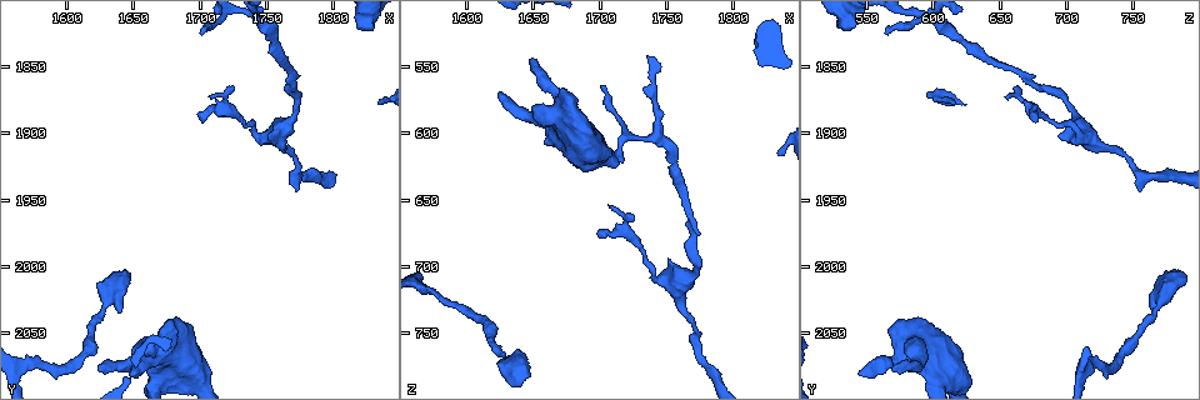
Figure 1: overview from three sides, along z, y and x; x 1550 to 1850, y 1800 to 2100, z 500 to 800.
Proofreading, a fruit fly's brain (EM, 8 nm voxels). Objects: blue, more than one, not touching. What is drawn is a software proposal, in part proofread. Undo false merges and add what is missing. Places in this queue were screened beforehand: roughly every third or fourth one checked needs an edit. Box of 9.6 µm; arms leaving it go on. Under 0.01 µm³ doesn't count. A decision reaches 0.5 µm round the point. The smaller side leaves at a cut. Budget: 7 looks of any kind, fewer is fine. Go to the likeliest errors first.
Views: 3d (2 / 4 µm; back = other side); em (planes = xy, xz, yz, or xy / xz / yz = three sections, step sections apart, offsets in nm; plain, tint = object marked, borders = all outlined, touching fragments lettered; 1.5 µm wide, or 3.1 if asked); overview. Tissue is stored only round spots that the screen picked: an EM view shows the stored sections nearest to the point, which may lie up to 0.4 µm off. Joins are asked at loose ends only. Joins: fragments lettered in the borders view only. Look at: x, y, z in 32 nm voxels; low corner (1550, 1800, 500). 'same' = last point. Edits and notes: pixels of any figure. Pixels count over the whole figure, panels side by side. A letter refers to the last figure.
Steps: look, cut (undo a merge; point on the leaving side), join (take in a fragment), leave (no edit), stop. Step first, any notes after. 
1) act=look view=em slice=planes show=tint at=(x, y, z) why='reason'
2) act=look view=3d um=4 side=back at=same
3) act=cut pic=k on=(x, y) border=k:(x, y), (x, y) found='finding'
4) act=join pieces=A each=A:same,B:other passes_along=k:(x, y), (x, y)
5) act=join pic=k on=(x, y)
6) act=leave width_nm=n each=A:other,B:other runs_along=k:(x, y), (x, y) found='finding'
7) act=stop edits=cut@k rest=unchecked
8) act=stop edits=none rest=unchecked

act=look view=3d um=4 at=(1624, 2078, 570) why='an open end'

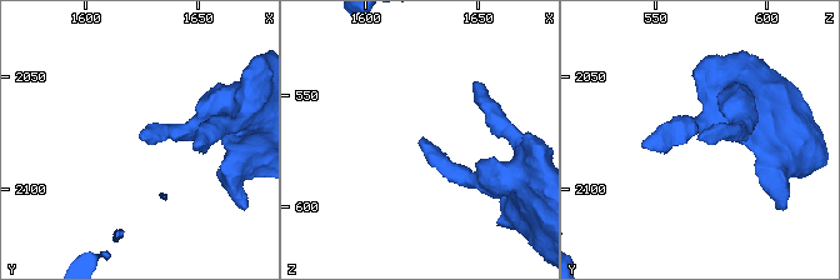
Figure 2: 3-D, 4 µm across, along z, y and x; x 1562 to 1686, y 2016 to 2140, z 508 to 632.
act=look view=em slice=xz step=4 show=tint at=(1625, 2079, 571)

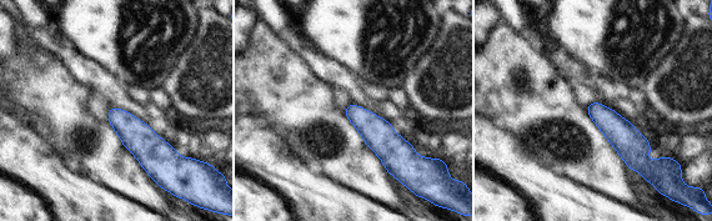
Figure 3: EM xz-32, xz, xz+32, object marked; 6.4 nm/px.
act=look view=em slice=yz step=8 show=borders at=same

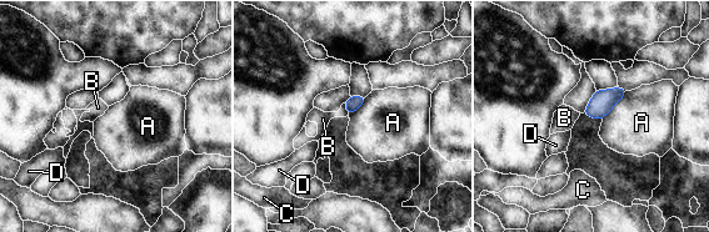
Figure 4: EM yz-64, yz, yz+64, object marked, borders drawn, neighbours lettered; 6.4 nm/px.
act=leave longest_contact=A:260nm each=A:other,B:other,C:other,D:other found='no lettered fragment goes on from it'

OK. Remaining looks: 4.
act=look view=3d um=4 side=back at=(1706, 1874, 654) why='an open end'

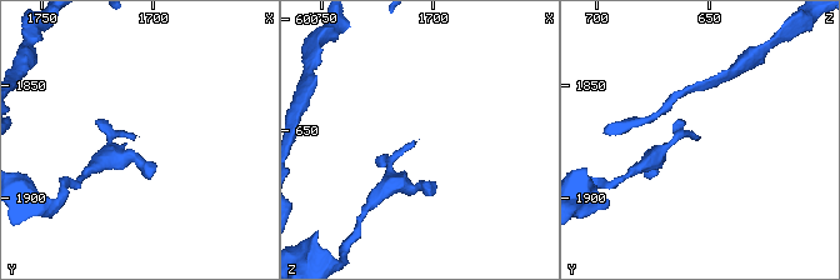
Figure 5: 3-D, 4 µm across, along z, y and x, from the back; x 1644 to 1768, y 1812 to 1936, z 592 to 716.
act=look view=em slice=planes show=tint at=(1707, 1873, 653)

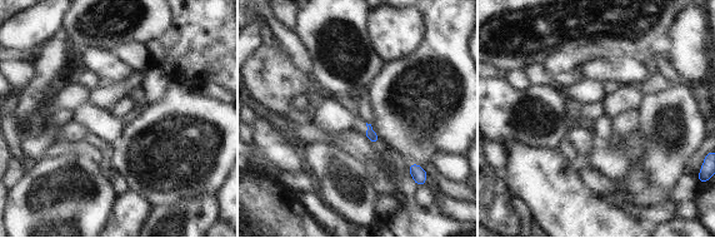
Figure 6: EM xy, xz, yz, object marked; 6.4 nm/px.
act=look view=em slice=planes show=borders at=same why='what lies round it'

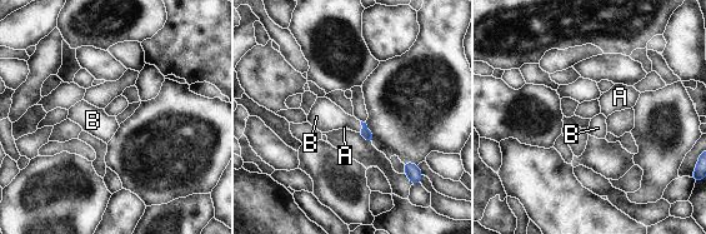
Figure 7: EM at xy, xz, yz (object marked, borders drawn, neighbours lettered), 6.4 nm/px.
act=join pieces=B width_nm=70 each=A:other,B:same passes_along=7:(365, 133), (362, 128), (326, 116) found='it goes on there'

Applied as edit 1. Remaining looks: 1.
act=look view=em slice=planes show=borders at=(1770, 1918, 746) why='thick turns thin'

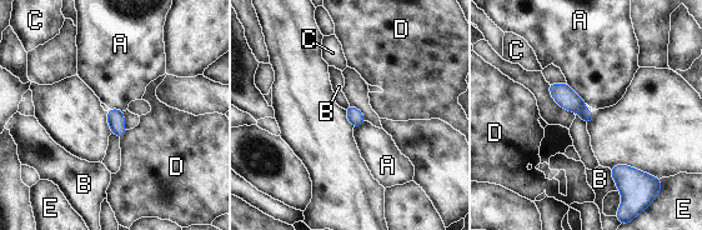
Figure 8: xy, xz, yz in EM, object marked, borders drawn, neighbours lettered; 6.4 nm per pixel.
act=leave width_nm=90 each=A:other,B:other,C:other,D:other,E:other border=8:(566, 83), (586, 103) found='continuous, no second cell'

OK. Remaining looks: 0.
act=stop edits=join@7 rest=unchecked

